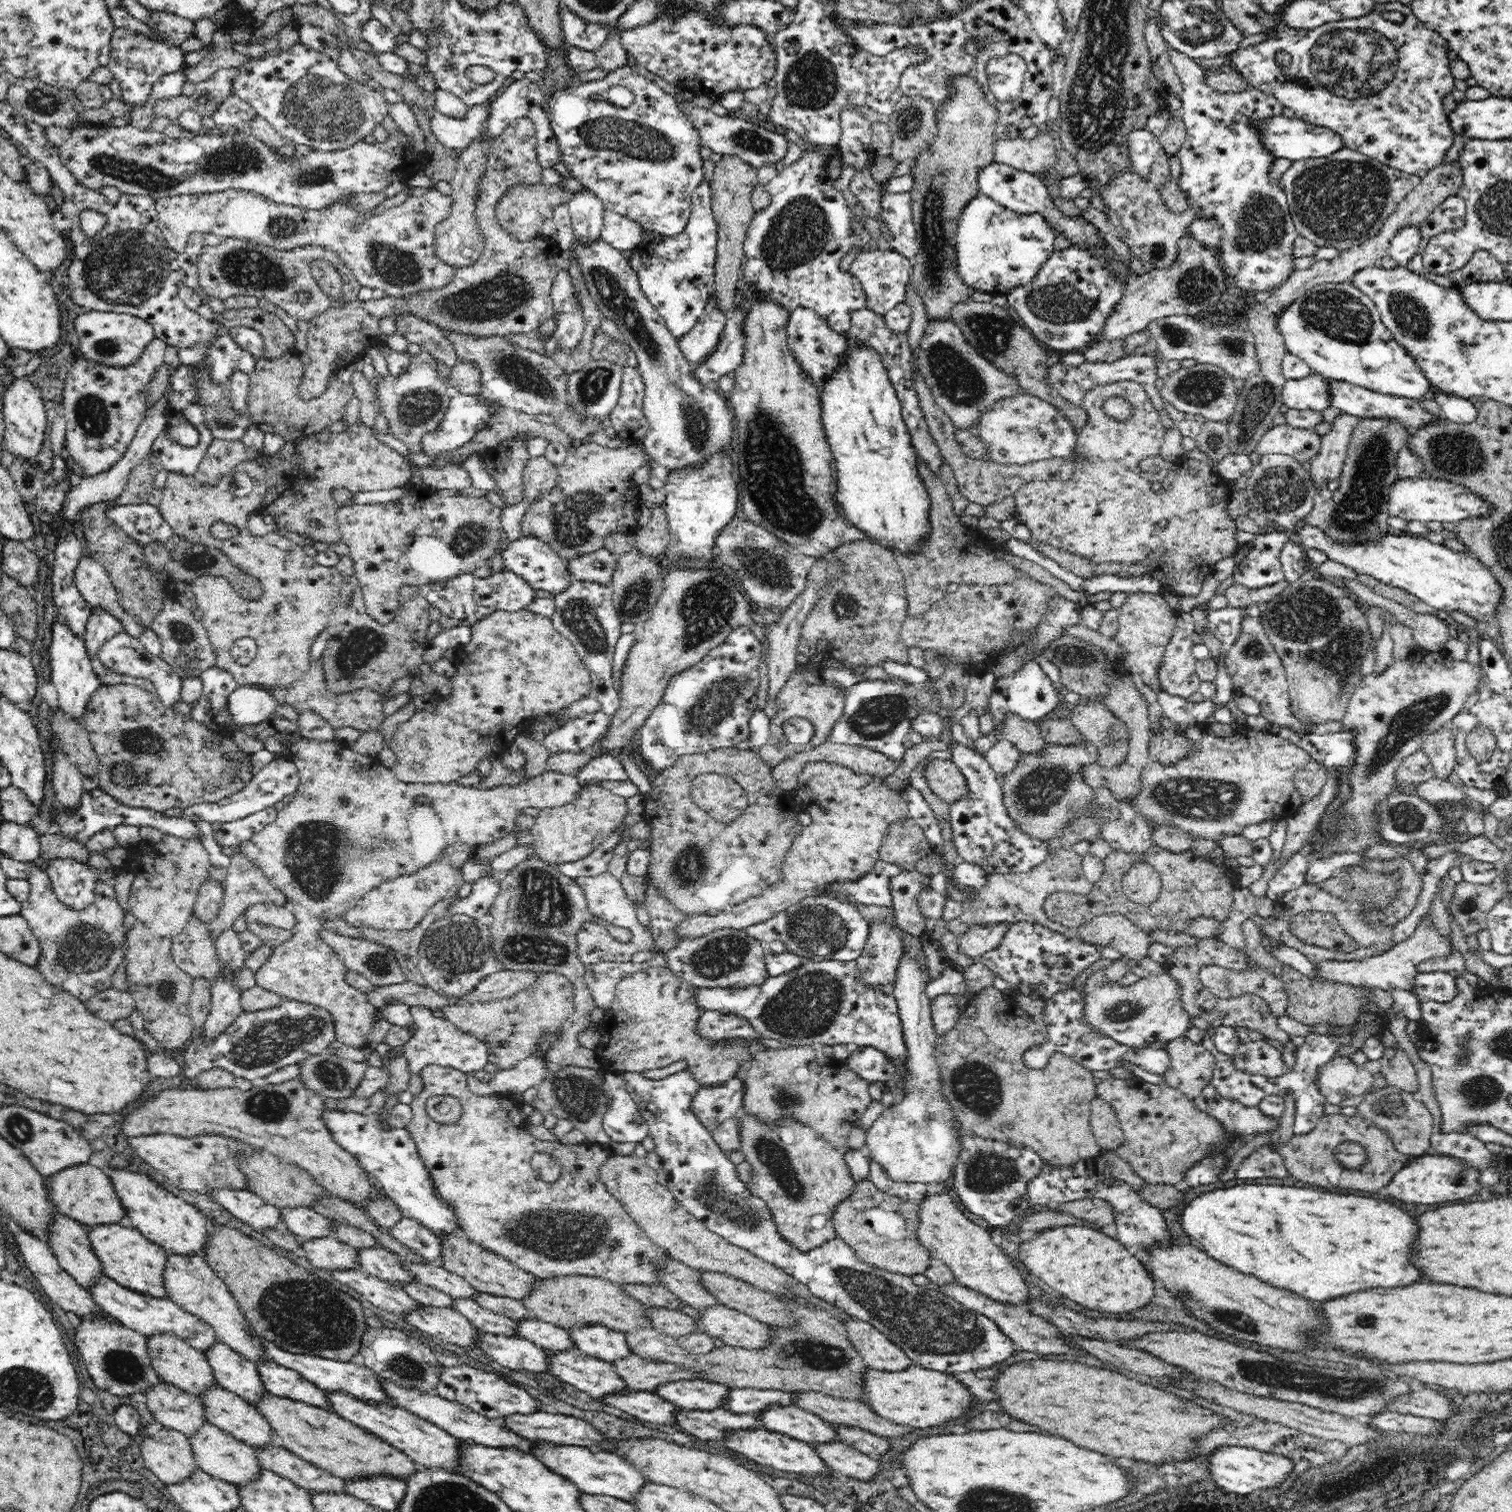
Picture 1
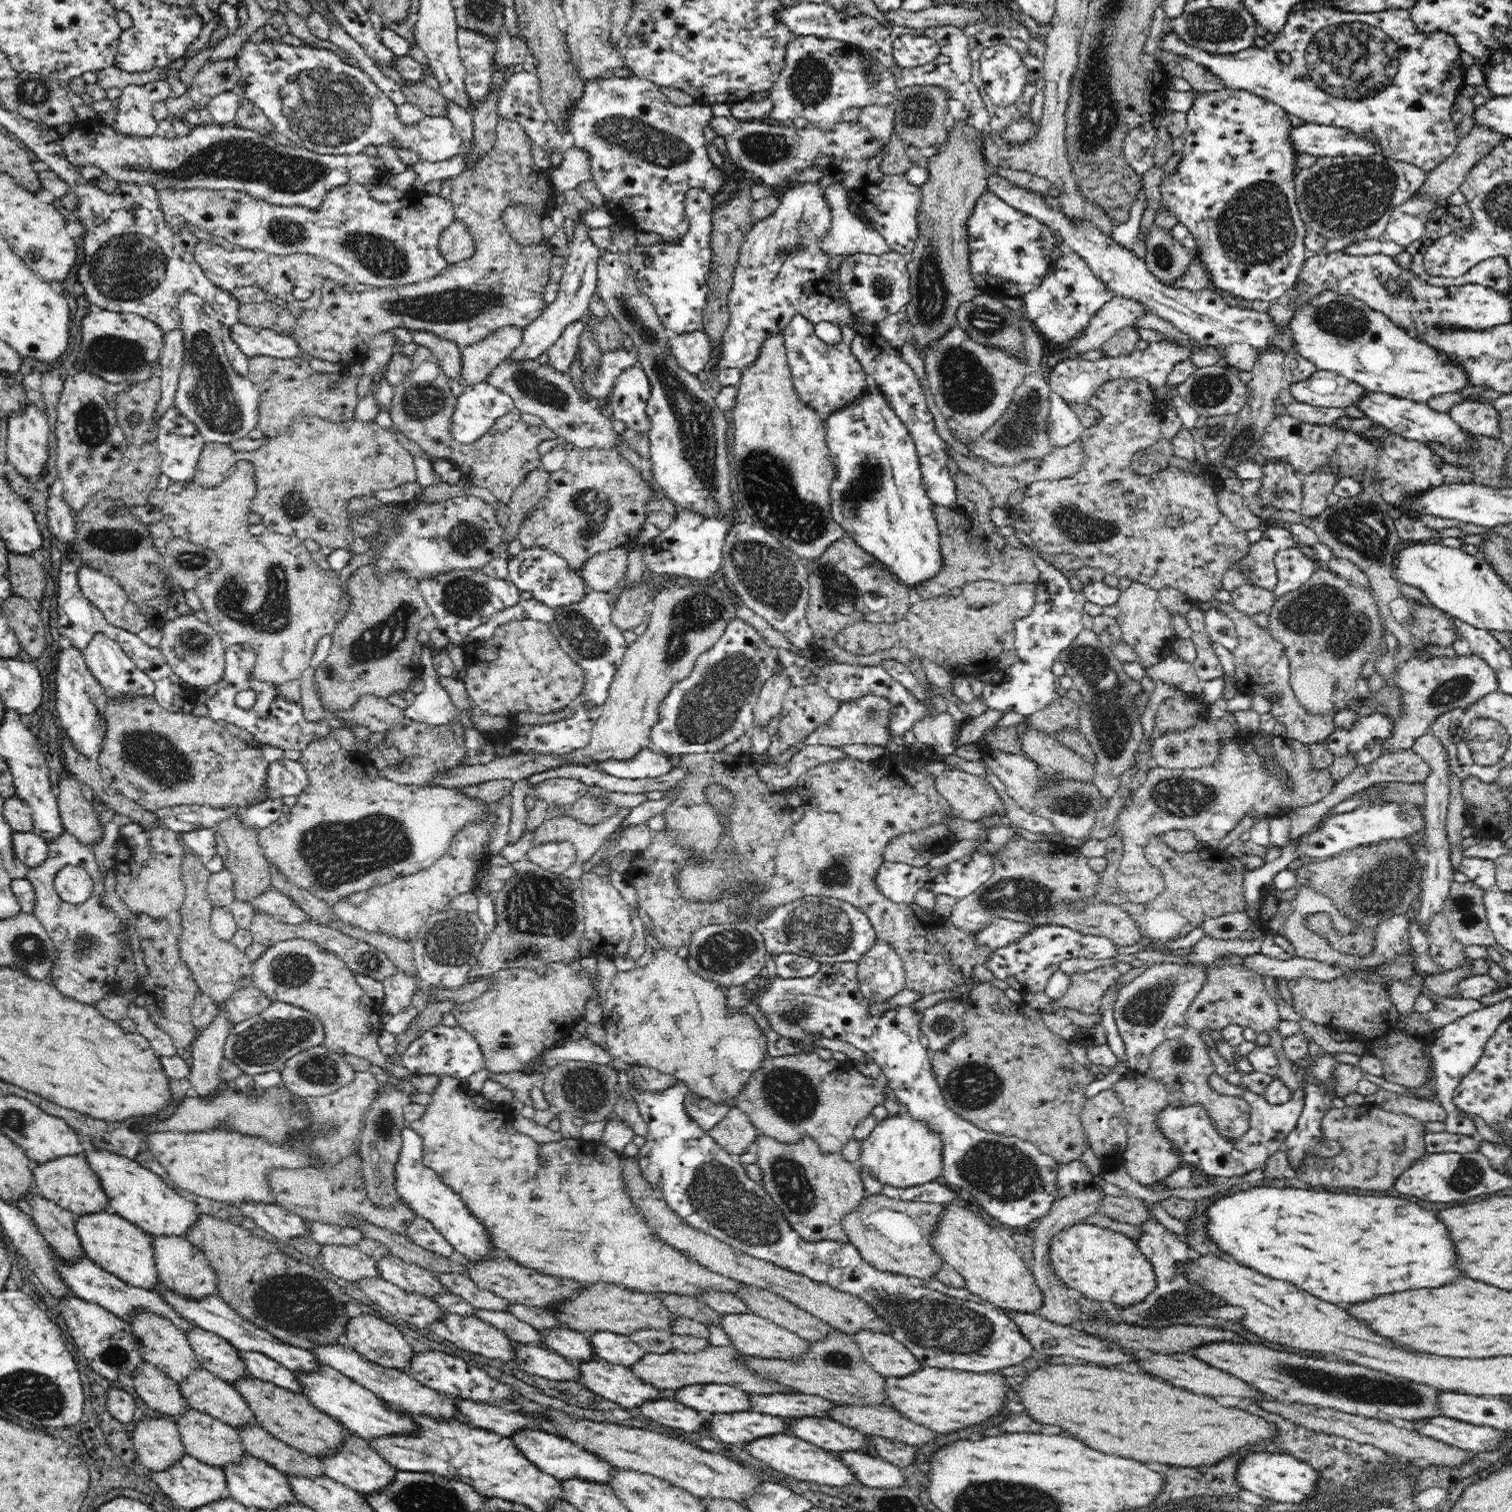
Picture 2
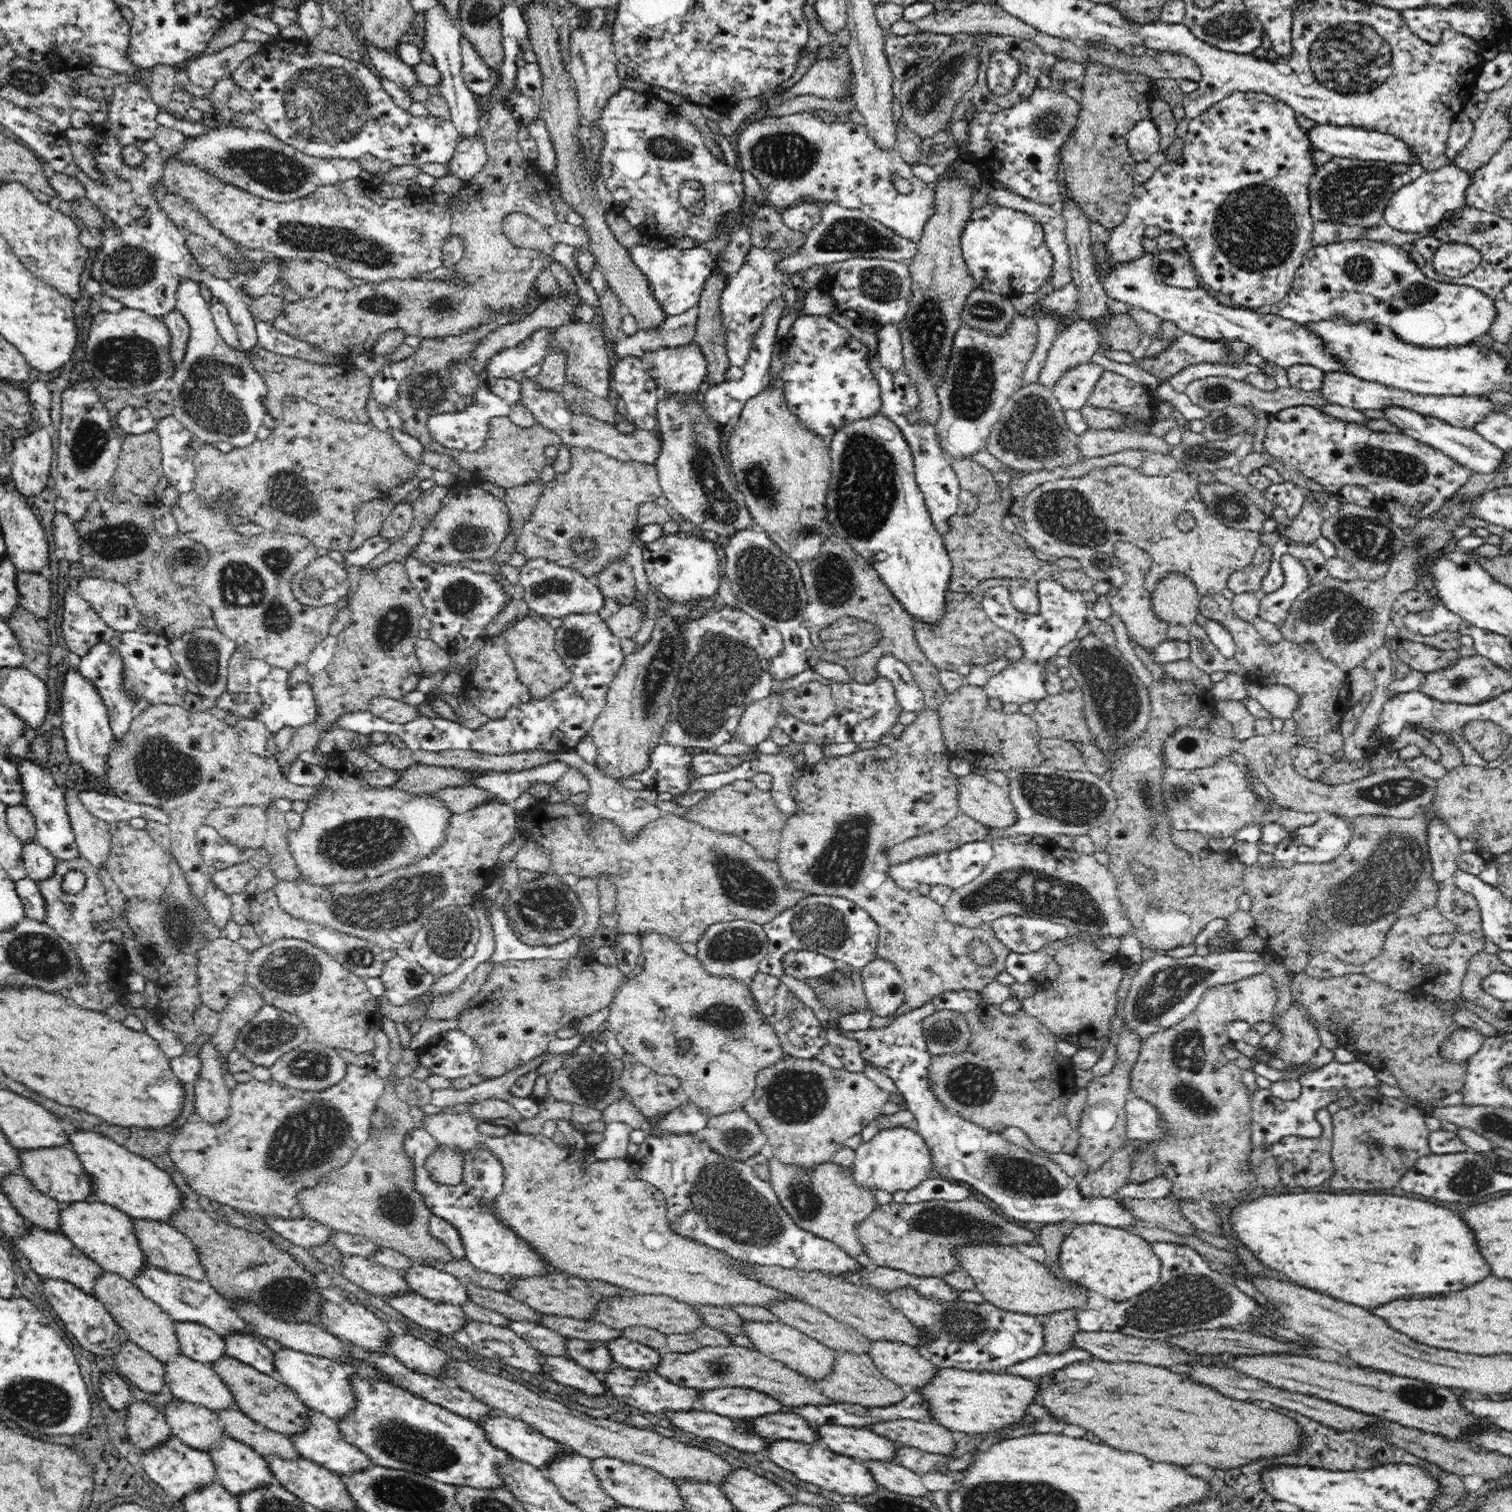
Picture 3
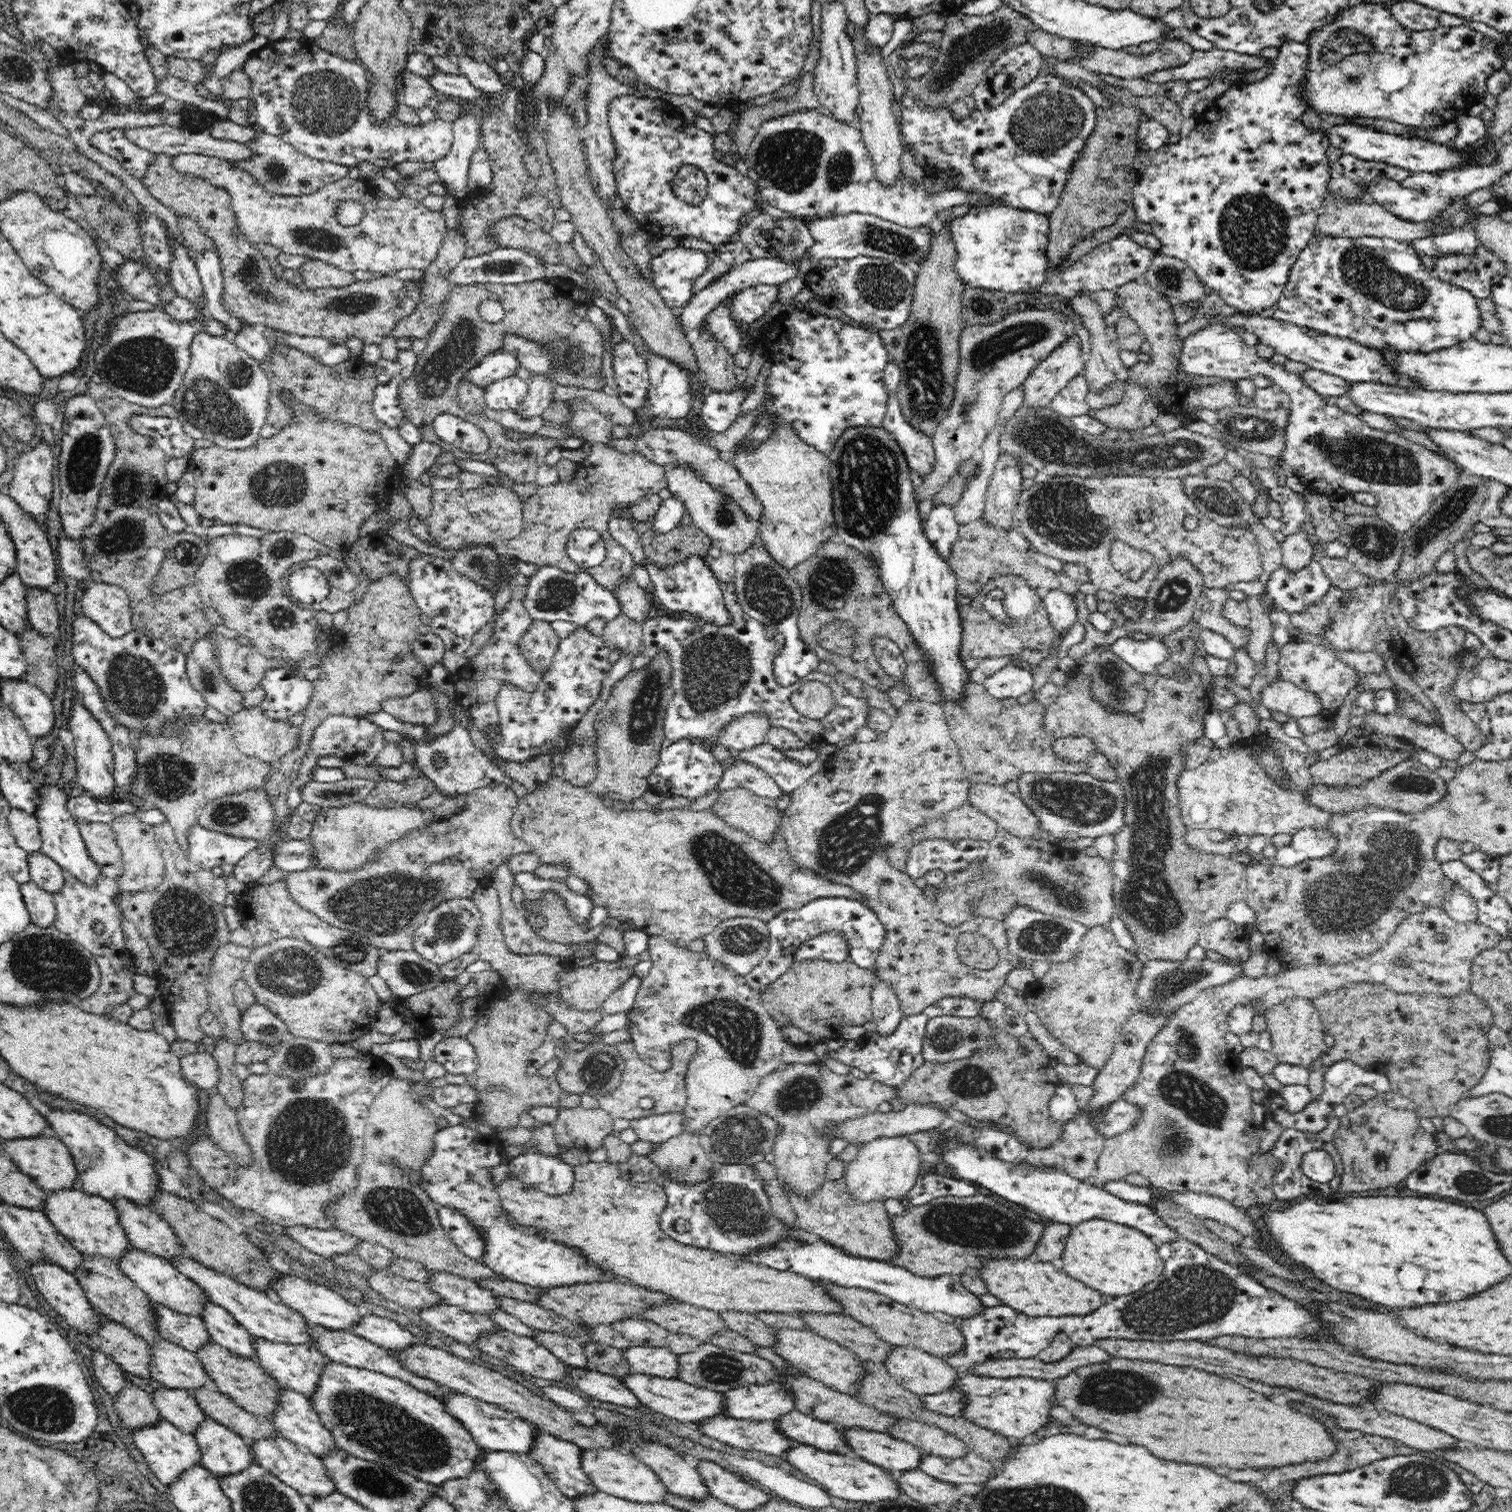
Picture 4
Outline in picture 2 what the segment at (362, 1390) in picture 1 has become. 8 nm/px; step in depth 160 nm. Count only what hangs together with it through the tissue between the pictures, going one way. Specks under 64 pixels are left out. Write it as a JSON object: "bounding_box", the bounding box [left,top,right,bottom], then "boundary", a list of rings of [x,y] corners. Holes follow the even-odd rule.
{"bounding_box":[150,1282,318,1371],"boundary":[[[157,1282],[150,1290],[166,1303],[173,1311],[173,1314],[177,1315],[177,1318],[180,1318],[193,1326],[198,1326],[204,1330],[209,1330],[210,1332],[218,1334],[218,1336],[221,1336],[224,1340],[232,1344],[236,1350],[262,1352],[262,1354],[266,1354],[268,1357],[283,1364],[291,1371],[296,1370],[296,1368],[301,1368],[301,1370],[312,1370],[318,1363],[310,1350],[292,1346],[292,1344],[280,1340],[273,1334],[270,1334],[267,1330],[261,1329],[250,1321],[245,1320],[242,1316],[239,1316],[231,1307],[229,1307],[229,1304],[217,1294],[217,1292],[210,1295],[203,1295],[202,1297],[188,1297],[172,1290],[172,1287],[168,1287],[168,1285],[162,1282]]]}

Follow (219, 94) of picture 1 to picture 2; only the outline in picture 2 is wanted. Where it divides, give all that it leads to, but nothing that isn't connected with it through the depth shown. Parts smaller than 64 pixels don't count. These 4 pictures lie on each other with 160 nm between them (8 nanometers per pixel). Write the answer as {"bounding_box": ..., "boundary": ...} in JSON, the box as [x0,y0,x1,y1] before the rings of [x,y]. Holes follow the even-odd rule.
{"bounding_box":[187,57,240,109],"boundary":[[[237,57],[207,59],[204,65],[193,77],[193,83],[188,88],[187,96],[194,102],[197,109],[205,108],[204,102],[208,98],[220,94],[231,88],[238,82],[240,69],[237,65]]]}

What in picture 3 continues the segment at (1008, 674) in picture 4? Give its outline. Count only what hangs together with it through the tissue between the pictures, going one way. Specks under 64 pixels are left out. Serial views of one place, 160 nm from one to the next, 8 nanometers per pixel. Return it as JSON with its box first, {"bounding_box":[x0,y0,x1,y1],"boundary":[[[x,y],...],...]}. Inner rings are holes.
{"bounding_box":[981,581,1091,705],"boundary":[[[1040,581],[1038,591],[1040,612],[1033,615],[1014,609],[1007,586],[992,587],[984,592],[981,604],[988,618],[996,626],[1013,633],[1023,648],[1023,656],[1018,661],[992,675],[983,686],[990,698],[998,698],[1003,703],[1021,705],[1024,702],[1038,702],[1048,695],[1044,690],[1045,669],[1051,667],[1050,661],[1056,657],[1058,650],[1074,640],[1078,630],[1084,626],[1085,619],[1091,614],[1080,591],[1068,591],[1054,581]]]}

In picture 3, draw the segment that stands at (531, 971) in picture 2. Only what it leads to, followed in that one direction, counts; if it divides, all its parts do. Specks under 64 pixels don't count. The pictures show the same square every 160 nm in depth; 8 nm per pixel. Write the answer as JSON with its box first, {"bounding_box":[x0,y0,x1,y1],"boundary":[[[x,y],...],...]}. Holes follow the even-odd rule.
{"bounding_box":[458,955,626,1081],"boundary":[[[578,955],[568,960],[507,960],[492,966],[481,990],[473,996],[459,1016],[458,1029],[474,1039],[484,1056],[482,1067],[476,1073],[486,1081],[504,1076],[532,1062],[546,1052],[549,1042],[556,1038],[557,1030],[569,1026],[574,1020],[594,1014],[613,1002],[619,986],[626,980],[625,976],[618,966],[600,964]]]}

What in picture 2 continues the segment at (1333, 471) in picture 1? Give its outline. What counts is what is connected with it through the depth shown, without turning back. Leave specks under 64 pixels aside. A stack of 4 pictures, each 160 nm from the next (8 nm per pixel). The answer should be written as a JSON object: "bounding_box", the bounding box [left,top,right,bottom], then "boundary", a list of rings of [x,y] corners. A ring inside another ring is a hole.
{"bounding_box":[1298,472,1336,518],"boundary":[[[1316,472],[1312,476],[1302,478],[1302,502],[1298,513],[1304,518],[1319,517],[1328,506],[1326,498],[1333,492],[1336,479],[1331,474]]]}

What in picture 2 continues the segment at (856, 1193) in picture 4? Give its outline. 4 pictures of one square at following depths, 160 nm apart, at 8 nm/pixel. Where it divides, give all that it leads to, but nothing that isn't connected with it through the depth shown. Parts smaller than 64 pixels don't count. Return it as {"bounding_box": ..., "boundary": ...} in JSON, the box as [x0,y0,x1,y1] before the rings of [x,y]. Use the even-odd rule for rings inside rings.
{"bounding_box":[857,1114,942,1188],"boundary":[[[896,1114],[877,1123],[870,1135],[861,1141],[857,1166],[883,1185],[908,1188],[936,1180],[942,1171],[940,1137],[910,1115]]]}

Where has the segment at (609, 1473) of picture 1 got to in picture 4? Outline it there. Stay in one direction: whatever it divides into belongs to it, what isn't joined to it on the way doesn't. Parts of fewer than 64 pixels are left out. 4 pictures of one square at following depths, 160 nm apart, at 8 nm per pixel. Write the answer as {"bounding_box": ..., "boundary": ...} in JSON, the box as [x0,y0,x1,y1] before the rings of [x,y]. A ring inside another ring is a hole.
{"bounding_box":[435,1388,534,1454],"boundary":[[[443,1388],[443,1391],[435,1396],[444,1405],[444,1411],[460,1422],[460,1425],[470,1433],[474,1443],[487,1452],[494,1450],[507,1450],[520,1454],[528,1452],[532,1444],[534,1427],[527,1420],[520,1419],[517,1414],[498,1404],[492,1404],[456,1390]]]}

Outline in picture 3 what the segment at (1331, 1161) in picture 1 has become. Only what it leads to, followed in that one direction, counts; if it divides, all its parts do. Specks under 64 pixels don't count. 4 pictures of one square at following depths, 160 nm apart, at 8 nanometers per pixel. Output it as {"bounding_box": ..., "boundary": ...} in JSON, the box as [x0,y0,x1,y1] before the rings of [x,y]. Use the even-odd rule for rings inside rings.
{"bounding_box":[1328,1095,1431,1190],"boundary":[[[1381,1095],[1365,1104],[1356,1102],[1333,1114],[1332,1161],[1336,1174],[1328,1186],[1336,1190],[1372,1190],[1394,1188],[1419,1158],[1430,1156],[1431,1131],[1424,1123],[1425,1115],[1418,1107],[1398,1098]]]}

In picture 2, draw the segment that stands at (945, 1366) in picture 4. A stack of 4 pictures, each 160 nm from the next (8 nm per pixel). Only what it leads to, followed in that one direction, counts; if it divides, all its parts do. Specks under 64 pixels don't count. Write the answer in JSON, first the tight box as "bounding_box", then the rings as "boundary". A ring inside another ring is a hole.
{"bounding_box":[853,1331,924,1378],"boundary":[[[860,1331],[853,1339],[866,1362],[886,1378],[904,1378],[924,1368],[904,1343],[892,1335]]]}

